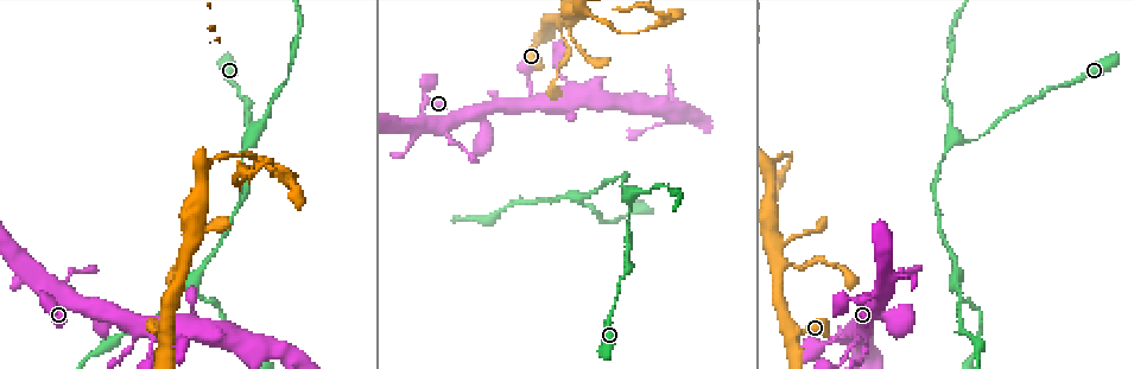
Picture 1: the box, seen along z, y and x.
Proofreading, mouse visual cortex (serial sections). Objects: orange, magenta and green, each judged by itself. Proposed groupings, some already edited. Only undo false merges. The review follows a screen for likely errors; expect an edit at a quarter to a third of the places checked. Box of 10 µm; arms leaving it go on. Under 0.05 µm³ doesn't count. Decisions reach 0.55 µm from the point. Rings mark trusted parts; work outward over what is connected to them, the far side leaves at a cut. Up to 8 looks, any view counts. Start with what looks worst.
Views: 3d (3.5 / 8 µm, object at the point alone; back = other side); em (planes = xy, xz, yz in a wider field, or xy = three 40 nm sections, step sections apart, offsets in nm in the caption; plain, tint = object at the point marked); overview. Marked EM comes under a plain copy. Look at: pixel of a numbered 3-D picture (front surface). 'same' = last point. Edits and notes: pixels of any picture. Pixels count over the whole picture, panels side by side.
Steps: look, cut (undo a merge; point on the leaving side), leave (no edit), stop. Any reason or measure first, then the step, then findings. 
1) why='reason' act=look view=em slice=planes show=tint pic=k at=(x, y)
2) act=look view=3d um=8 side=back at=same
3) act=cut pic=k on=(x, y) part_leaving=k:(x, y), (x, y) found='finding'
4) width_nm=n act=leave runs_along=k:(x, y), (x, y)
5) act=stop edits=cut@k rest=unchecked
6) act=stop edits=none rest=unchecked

why='three arms meet' act=look view=3d um=8 pic=1 at=(632, 196)

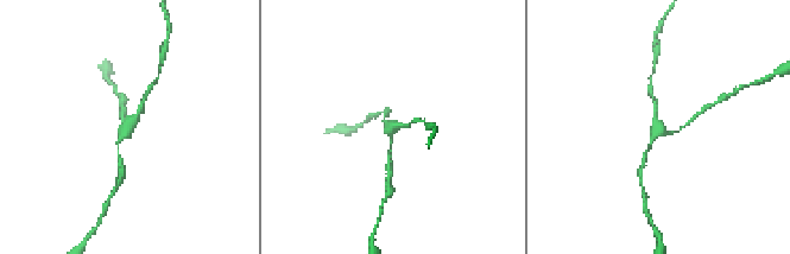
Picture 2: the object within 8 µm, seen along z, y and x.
arms=3 arm_widths_nm=100,100,150 why='need the tissue' act=look view=em slice=xy step=2 show=tint at=same

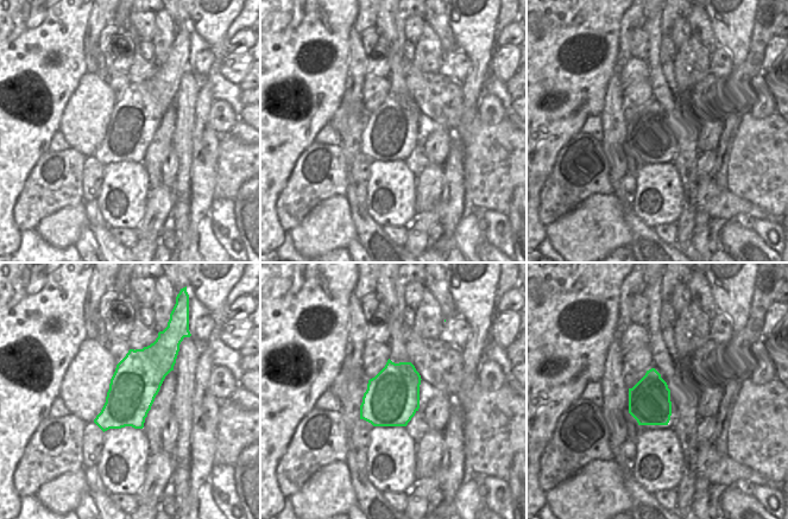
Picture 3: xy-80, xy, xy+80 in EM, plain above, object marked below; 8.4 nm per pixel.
act=leave runs_along=2:(690, 121), (677, 132), (657, 133), (644, 162) found='one cell here'

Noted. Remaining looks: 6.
why='a fork' act=look view=3d um=3.5 pic=1 at=(573, 196)

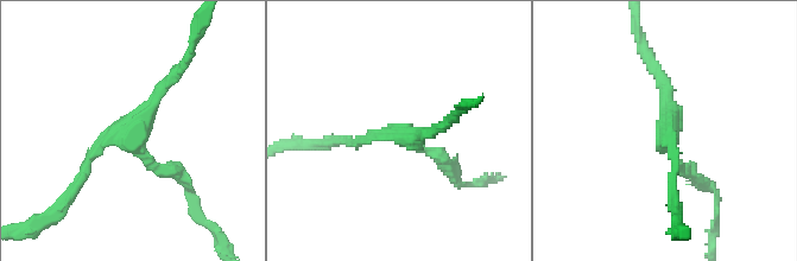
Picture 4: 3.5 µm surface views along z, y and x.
arms=3 arm_widths_nm=150,150,150 why='now the EM' act=look view=em slice=xy step=2 show=tint pic=4 at=(398, 135)

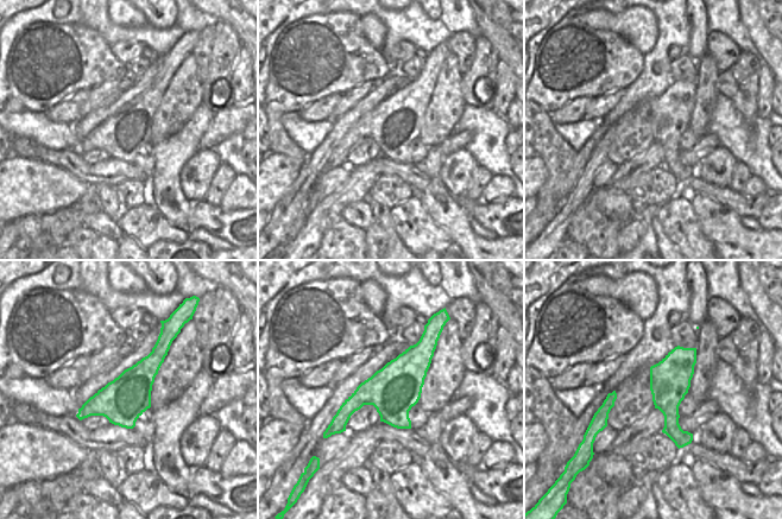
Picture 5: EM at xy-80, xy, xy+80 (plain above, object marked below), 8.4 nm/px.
act=look view=em slice=xy step=3 show=tint at=same

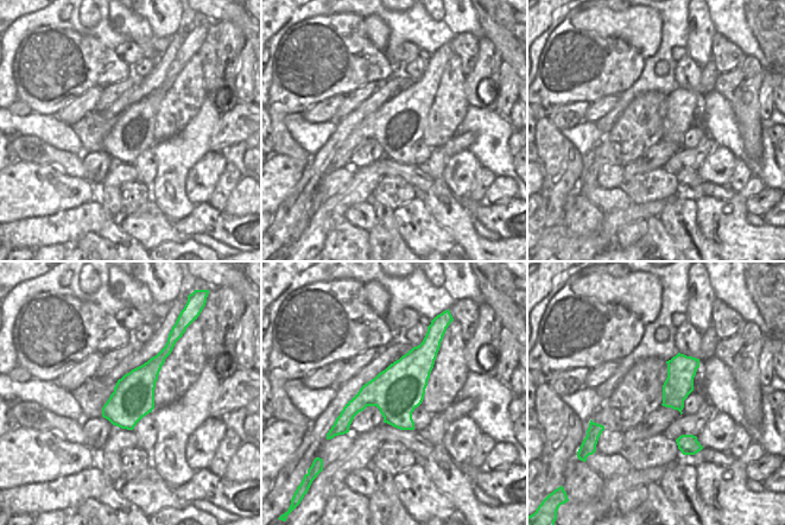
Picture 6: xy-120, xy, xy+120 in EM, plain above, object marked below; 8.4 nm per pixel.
act=leave runs_along=4:(653, 65), (672, 109), (672, 179) found='one cell here'

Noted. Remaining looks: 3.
why='sudden change in width' act=look view=3d um=8 pic=1 at=(569, 28)

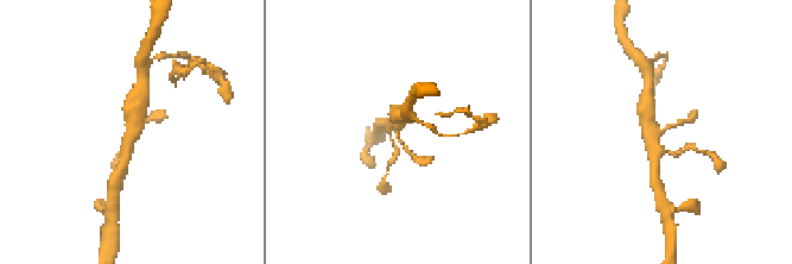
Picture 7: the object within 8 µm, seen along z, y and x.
act=look view=3d um=3.5 at=same

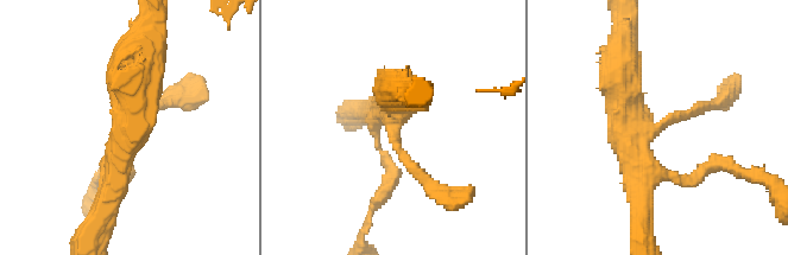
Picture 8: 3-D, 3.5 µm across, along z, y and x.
why='shape alone is not enough' act=look view=em slice=xy step=3 show=tint pic=8 at=(394, 124)

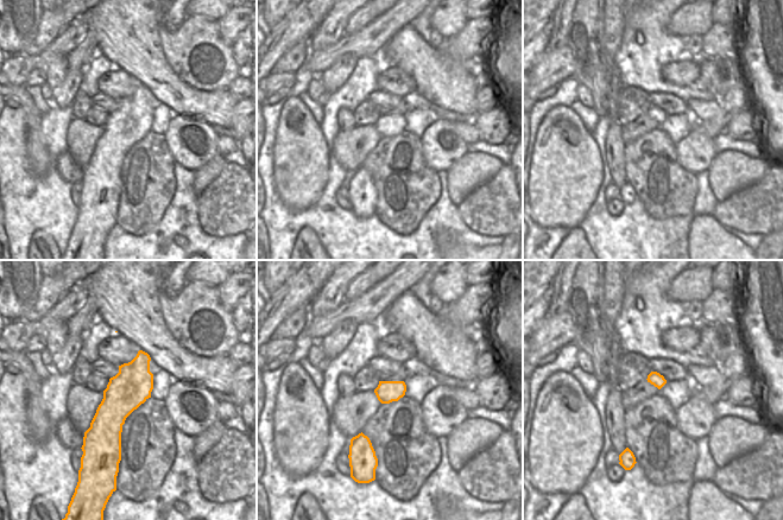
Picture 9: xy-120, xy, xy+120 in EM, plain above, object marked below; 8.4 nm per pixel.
act=leave runs_along=9:(141, 354), (113, 410), (117, 454) found='continuous, no second cell'

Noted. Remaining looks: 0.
act=stop edits=none rest=unchecked

